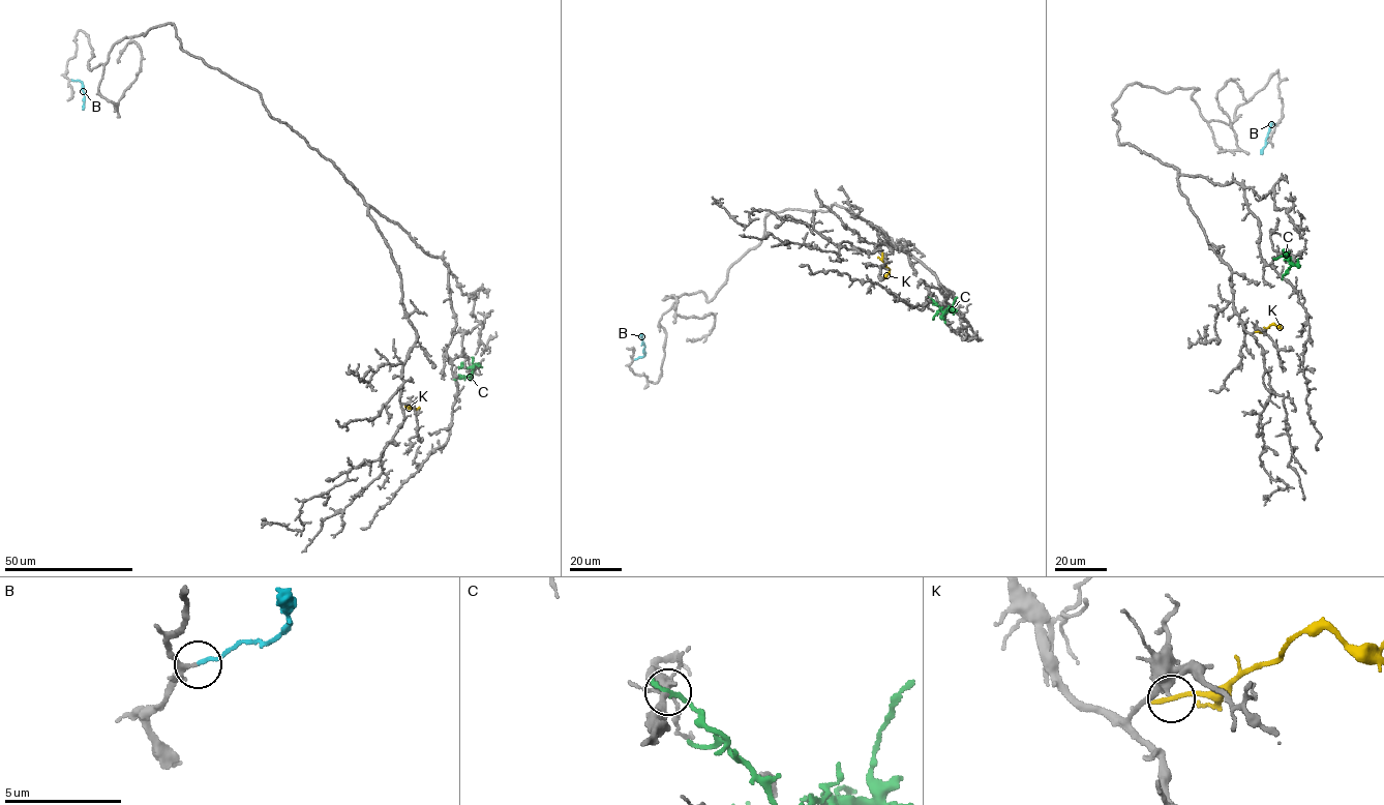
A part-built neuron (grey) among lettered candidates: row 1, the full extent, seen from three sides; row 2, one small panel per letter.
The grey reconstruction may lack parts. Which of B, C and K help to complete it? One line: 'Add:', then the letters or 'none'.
Add: B

